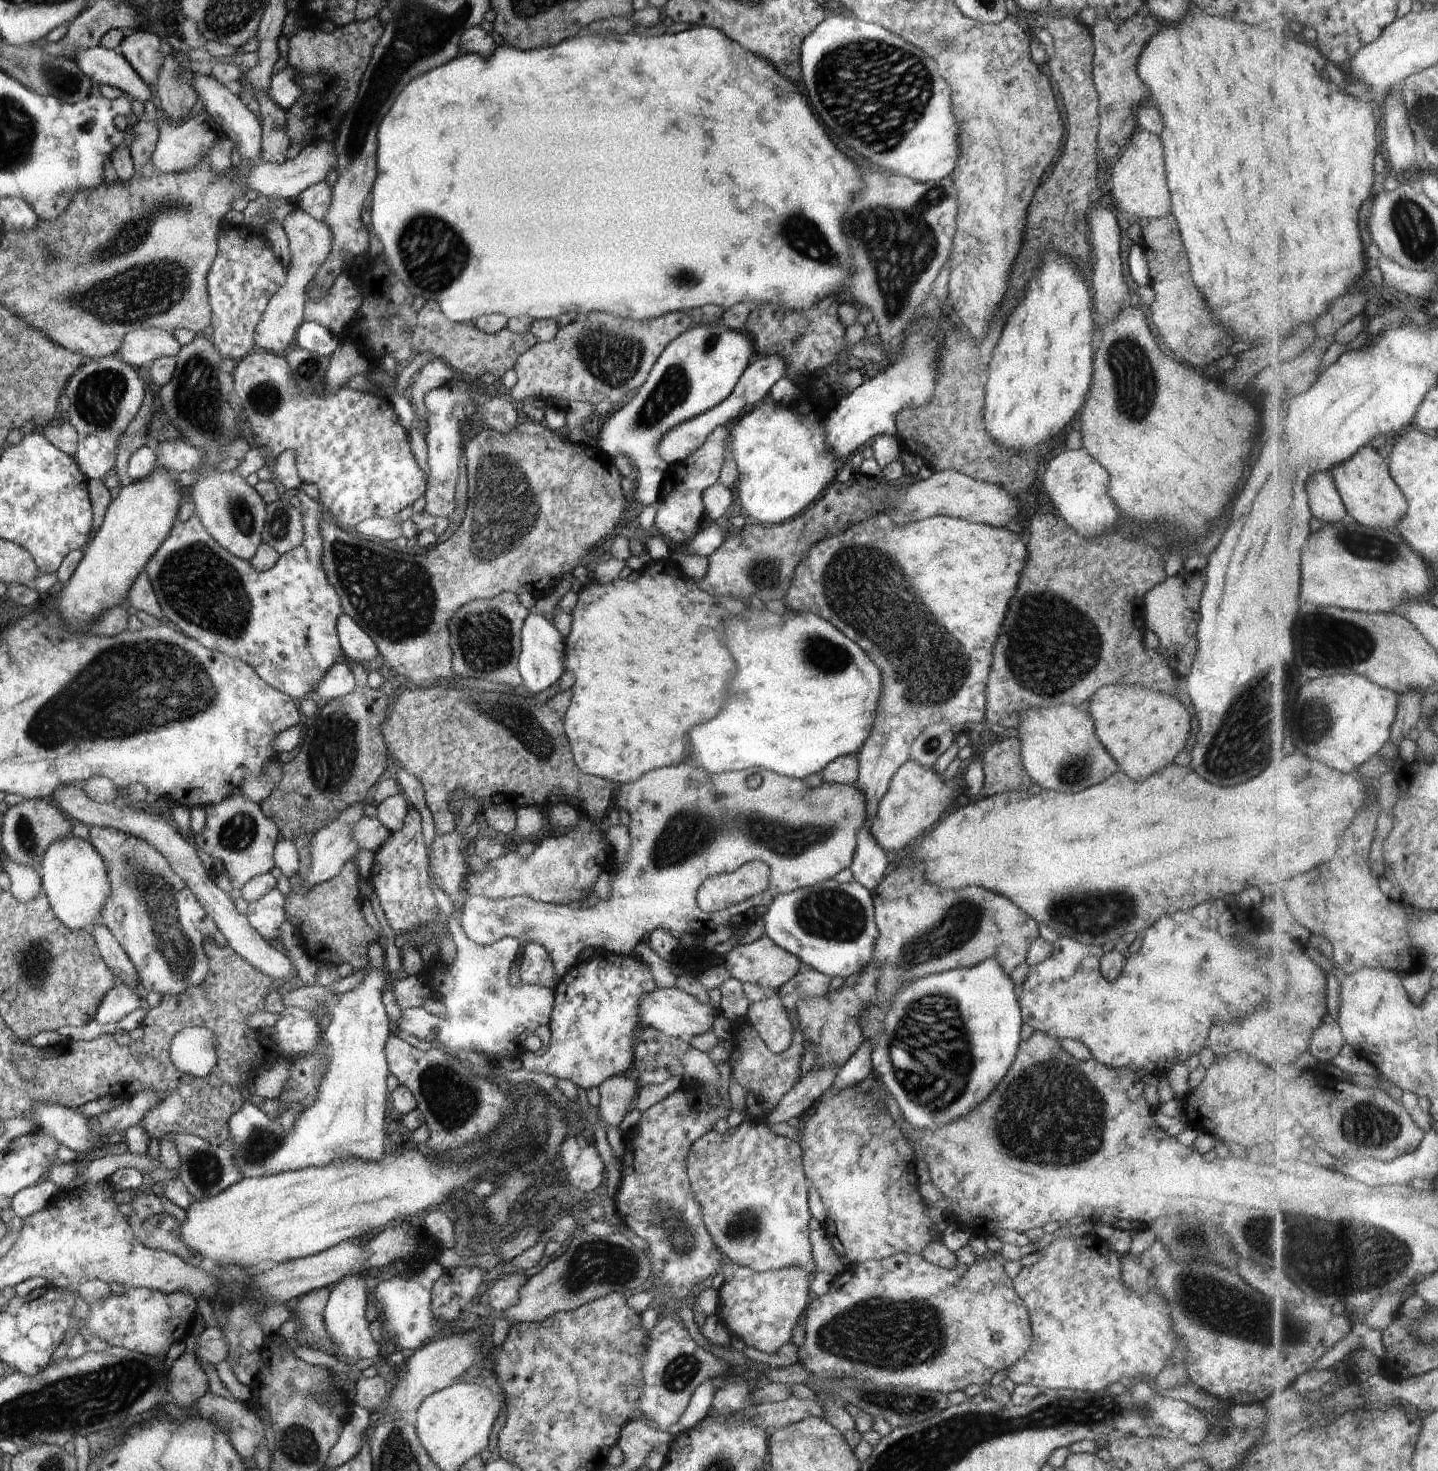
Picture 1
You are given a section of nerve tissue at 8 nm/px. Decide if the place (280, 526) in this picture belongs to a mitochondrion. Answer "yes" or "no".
yes

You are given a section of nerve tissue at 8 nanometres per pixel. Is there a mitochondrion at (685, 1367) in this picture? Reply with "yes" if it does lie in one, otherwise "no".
yes

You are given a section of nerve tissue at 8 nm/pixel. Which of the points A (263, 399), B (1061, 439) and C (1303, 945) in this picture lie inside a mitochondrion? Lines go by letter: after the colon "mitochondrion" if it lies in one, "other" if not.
A: mitochondrion
B: other
C: other

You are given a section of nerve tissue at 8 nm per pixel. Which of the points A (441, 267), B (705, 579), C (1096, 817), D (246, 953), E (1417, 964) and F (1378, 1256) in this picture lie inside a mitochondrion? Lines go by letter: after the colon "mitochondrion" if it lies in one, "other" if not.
A: mitochondrion
B: other
C: other
D: other
E: other
F: mitochondrion

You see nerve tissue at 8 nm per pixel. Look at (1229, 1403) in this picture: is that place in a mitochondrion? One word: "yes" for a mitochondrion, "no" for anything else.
no

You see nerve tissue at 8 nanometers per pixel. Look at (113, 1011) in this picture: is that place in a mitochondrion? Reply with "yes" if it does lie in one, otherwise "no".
no

